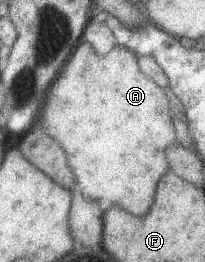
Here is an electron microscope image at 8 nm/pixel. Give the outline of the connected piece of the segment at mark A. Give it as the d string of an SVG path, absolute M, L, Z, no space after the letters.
M82 41L71 56L72 60L67 60L48 96L40 125L68 148L71 170L74 170L86 198L106 198L112 204L122 204L130 214L142 216L152 206L158 180L168 172L164 150L177 143L168 98L154 80L140 71L138 56L126 46L114 46L108 54L101 56L88 42Z

